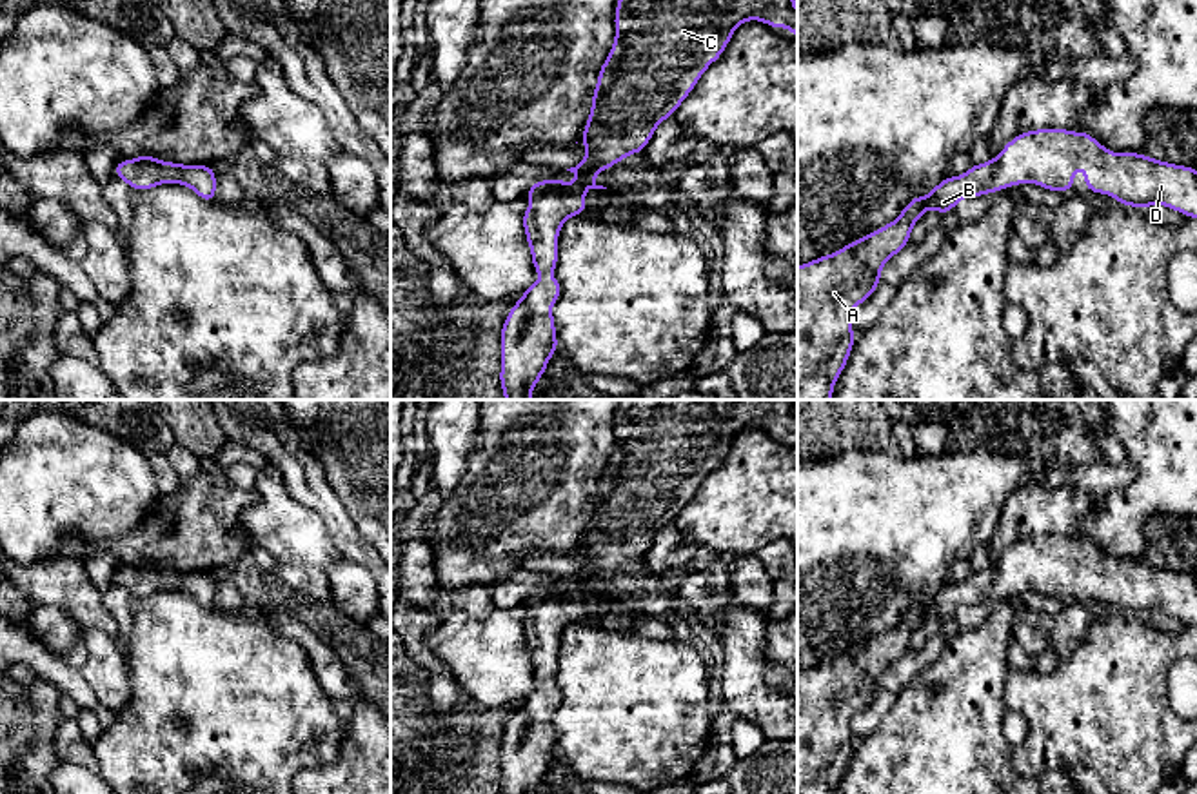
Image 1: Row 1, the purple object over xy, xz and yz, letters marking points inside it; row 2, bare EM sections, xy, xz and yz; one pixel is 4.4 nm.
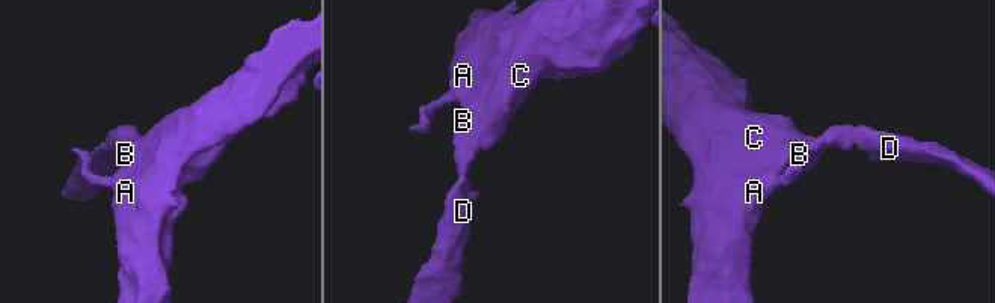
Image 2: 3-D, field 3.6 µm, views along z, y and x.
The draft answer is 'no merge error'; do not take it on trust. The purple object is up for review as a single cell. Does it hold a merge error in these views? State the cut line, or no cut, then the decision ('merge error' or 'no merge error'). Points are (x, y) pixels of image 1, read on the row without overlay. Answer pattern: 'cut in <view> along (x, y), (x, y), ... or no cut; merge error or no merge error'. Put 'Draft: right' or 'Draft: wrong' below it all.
no cut; no merge error
Draft: right

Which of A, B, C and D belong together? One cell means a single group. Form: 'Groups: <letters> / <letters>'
Groups: A B C D

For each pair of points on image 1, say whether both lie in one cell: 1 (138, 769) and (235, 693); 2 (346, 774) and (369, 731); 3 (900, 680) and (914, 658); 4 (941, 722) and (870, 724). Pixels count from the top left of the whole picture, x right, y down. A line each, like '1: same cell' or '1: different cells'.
1: same cell
2: same cell
3: same cell
4: different cells

